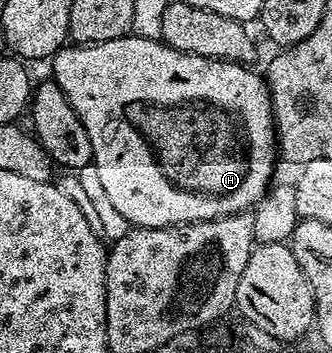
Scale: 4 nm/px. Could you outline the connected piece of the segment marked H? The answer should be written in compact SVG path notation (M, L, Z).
M130 33L122 39L106 43L66 45L51 59L52 80L63 89L79 121L83 121L83 129L87 129L87 137L91 137L92 162L99 169L99 177L111 197L111 202L115 204L115 209L119 209L119 213L123 213L123 217L127 217L127 221L133 227L174 227L177 223L202 223L248 212L266 195L274 182L273 166L279 163L273 96L269 94L268 82L262 76L260 79L245 63L230 63L228 59L208 59L183 53L174 47L168 47L163 41L154 39L140 39L137 33Z

